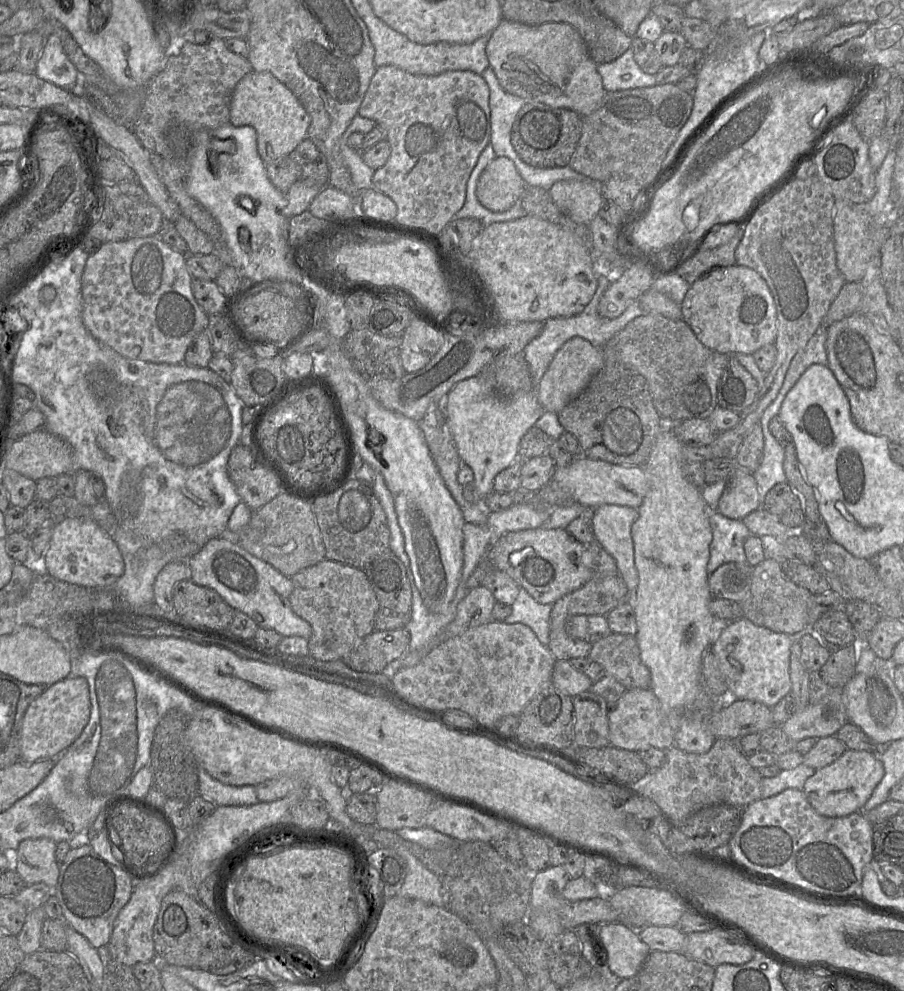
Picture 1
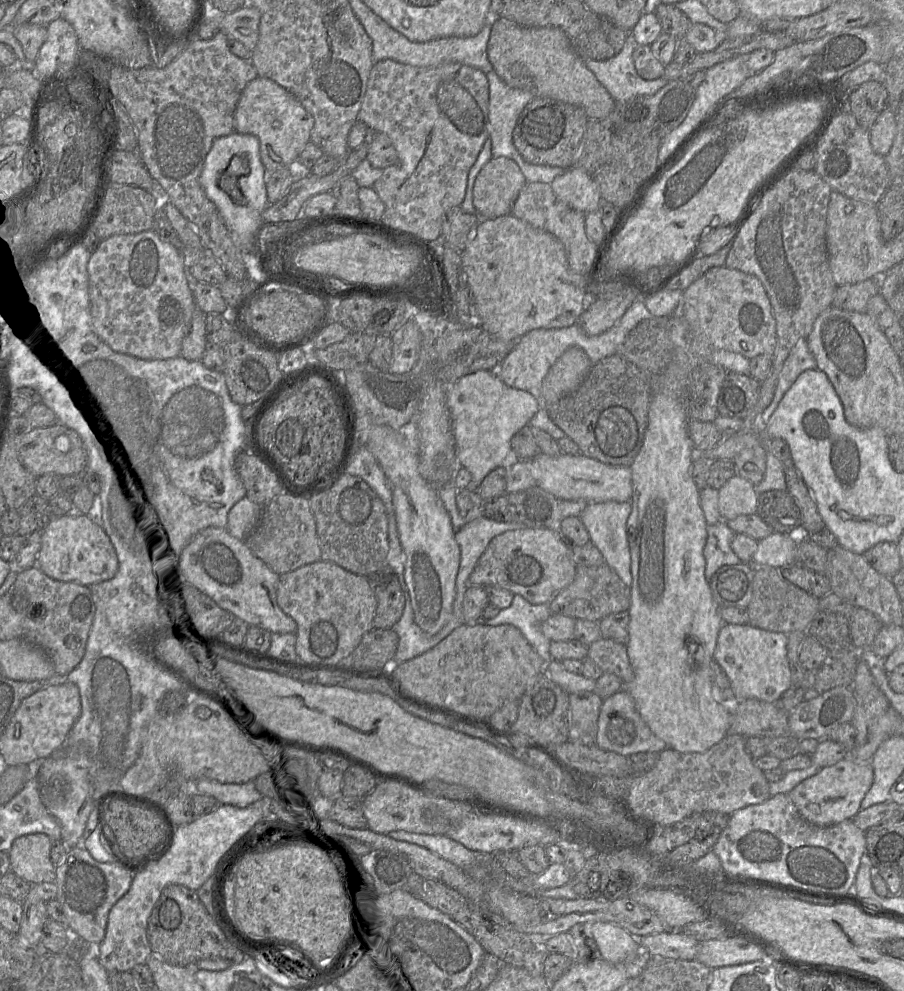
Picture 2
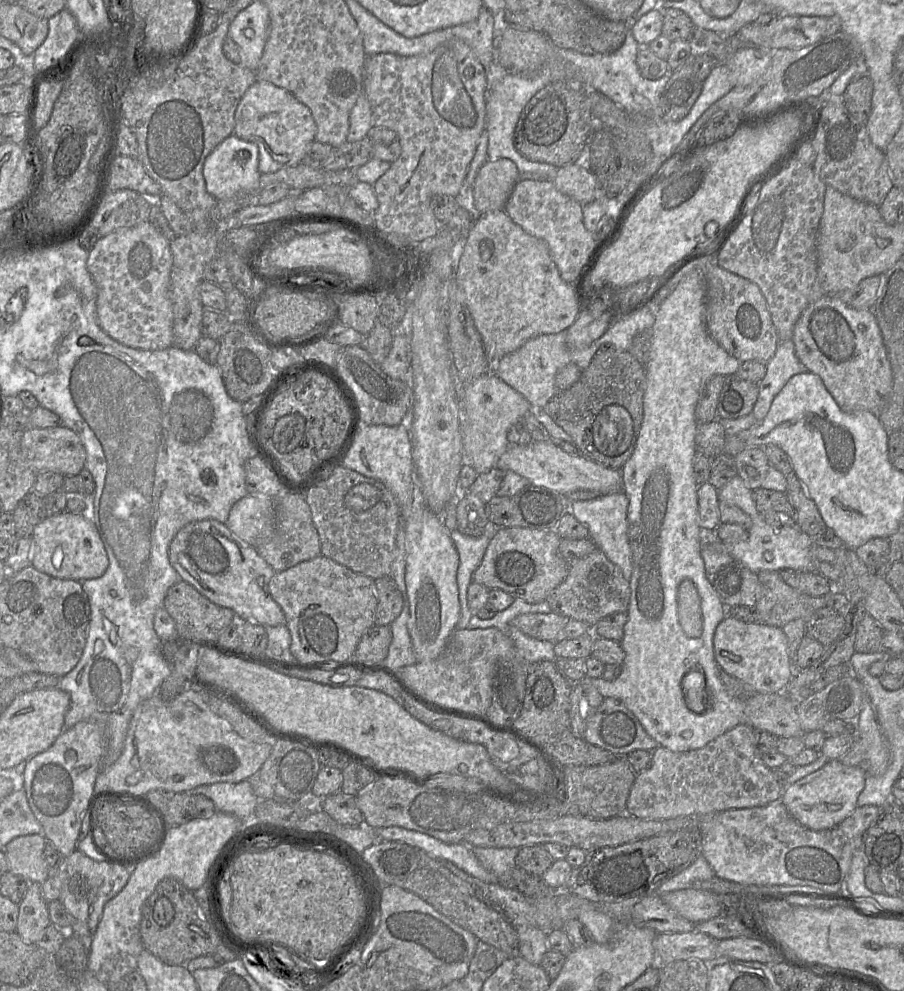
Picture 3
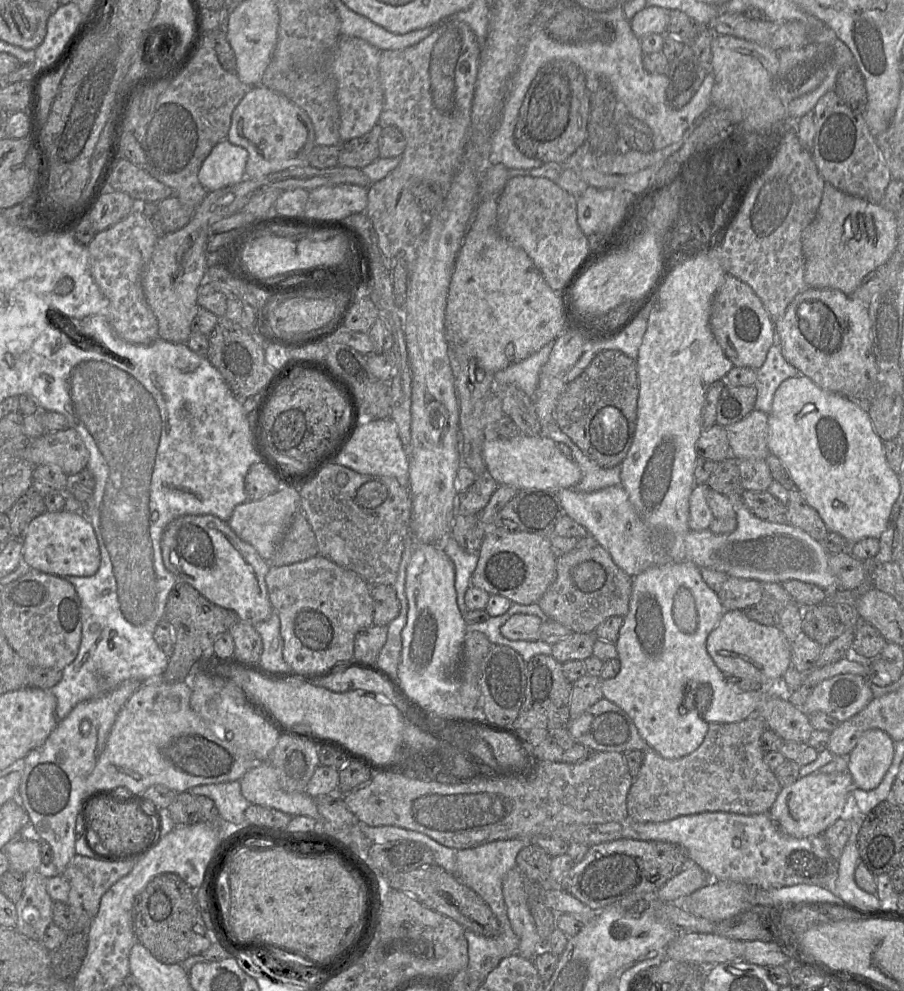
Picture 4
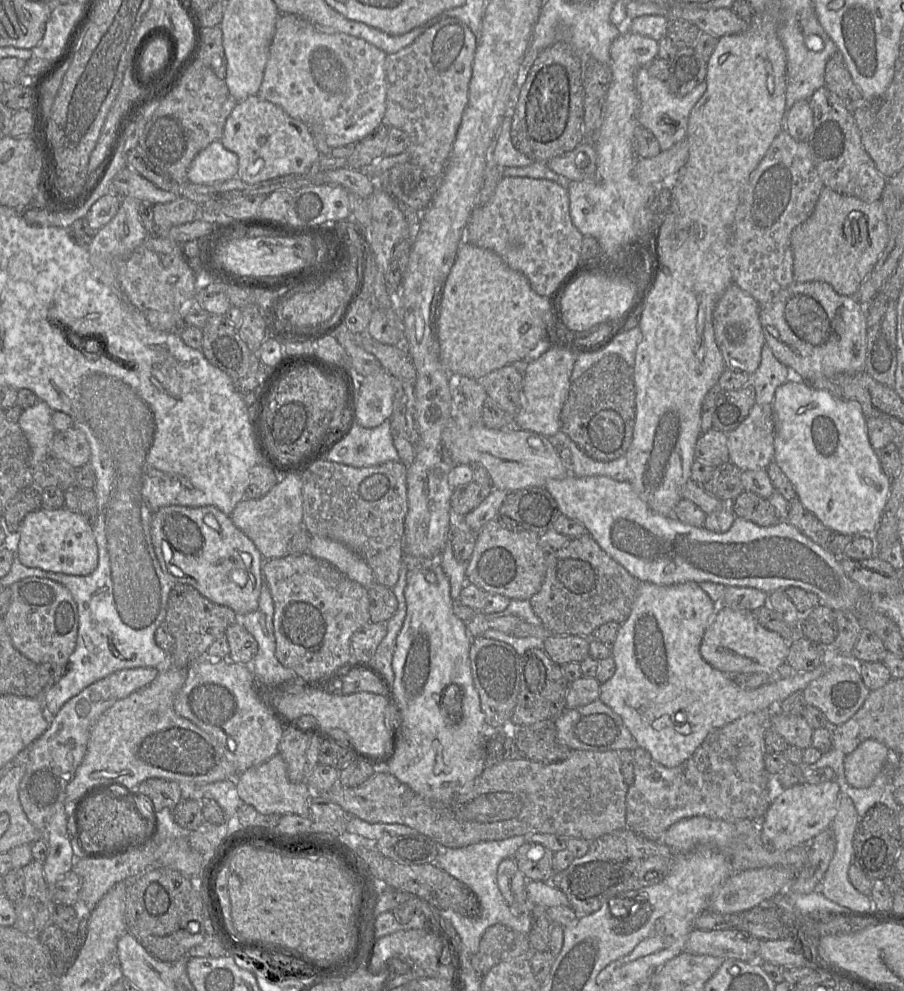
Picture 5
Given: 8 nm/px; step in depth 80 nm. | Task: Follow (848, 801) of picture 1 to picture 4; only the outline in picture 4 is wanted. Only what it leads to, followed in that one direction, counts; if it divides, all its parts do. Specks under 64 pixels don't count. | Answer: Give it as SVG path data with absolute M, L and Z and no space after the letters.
M817 770L783 787L768 813L779 828L792 837L821 835L834 822L845 816L847 797L854 788L848 771L825 774Z

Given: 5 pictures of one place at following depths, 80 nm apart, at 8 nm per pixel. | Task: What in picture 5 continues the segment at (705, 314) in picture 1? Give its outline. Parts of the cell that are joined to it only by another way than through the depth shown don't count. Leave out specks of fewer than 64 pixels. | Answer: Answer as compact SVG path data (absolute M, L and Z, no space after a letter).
M735 283L726 289L717 302L713 312L714 333L727 370L752 375L759 367L765 345L759 311L759 303Z

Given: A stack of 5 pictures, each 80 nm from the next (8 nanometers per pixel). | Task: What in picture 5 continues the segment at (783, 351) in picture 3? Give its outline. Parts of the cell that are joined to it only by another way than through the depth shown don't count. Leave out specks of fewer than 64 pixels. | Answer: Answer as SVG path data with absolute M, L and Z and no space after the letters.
M765 344L761 351L761 363L751 375L755 388L757 404L772 404L776 389L793 378L800 378L795 371L791 375L787 366L782 364Z

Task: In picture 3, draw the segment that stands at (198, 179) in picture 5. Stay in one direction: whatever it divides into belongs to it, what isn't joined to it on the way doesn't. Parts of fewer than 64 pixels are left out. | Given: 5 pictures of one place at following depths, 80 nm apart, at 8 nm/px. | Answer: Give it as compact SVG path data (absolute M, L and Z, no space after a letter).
M235 134L230 135L208 155L204 162L203 177L206 190L216 200L228 199L240 191L257 191L258 198L258 182L261 176L258 170L258 161L259 150L255 143L240 139Z

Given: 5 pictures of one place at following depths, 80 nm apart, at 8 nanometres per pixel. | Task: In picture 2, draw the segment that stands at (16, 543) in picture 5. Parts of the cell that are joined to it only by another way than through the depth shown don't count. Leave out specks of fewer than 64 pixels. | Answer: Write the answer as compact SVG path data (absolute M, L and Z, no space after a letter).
M72 512L52 517L43 527L36 566L52 579L91 586L112 579L118 571L119 562L103 528L91 521L87 514Z

